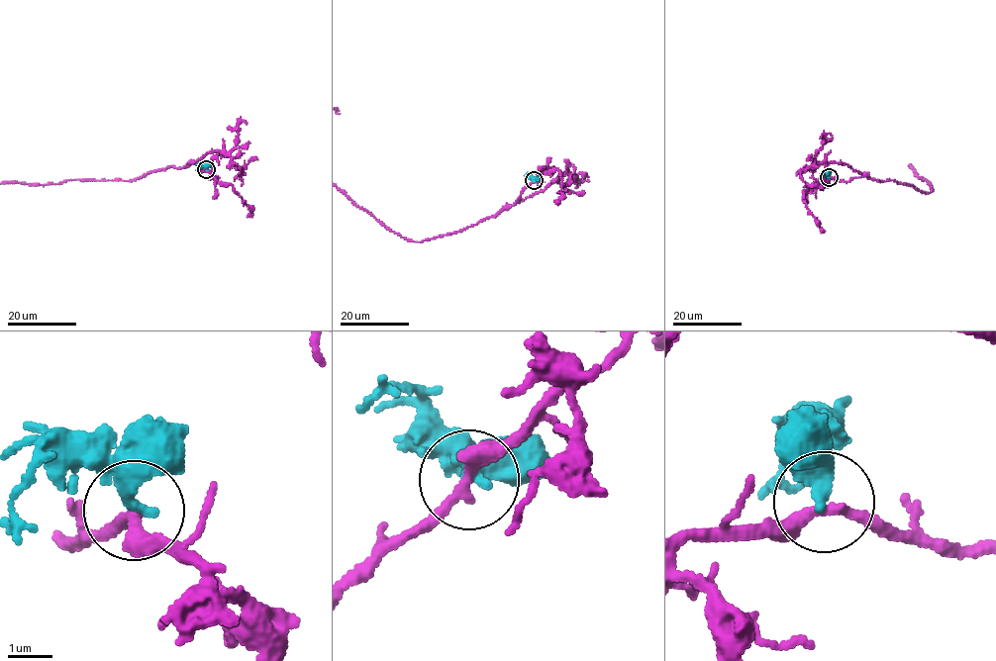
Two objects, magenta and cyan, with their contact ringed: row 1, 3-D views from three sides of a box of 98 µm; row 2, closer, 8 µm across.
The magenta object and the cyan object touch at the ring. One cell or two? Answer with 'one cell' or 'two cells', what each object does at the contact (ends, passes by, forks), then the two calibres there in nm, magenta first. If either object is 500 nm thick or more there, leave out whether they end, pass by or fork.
two cells | magenta passes by | cyan ends | 280/420 nm

